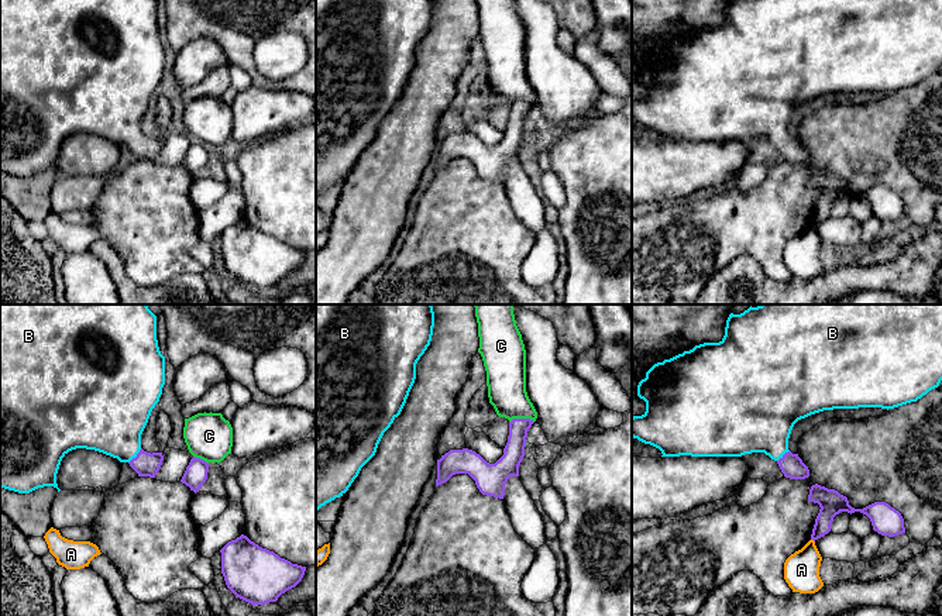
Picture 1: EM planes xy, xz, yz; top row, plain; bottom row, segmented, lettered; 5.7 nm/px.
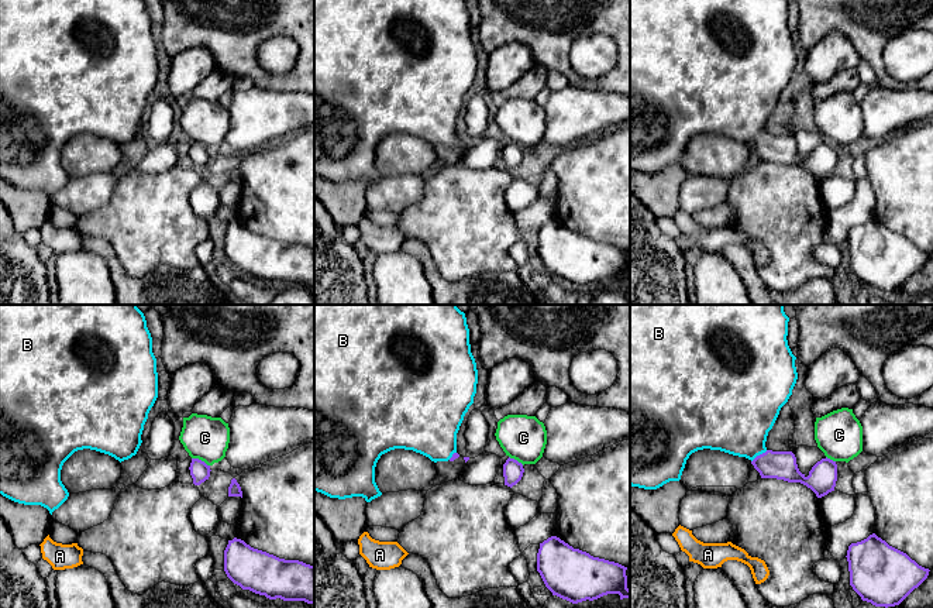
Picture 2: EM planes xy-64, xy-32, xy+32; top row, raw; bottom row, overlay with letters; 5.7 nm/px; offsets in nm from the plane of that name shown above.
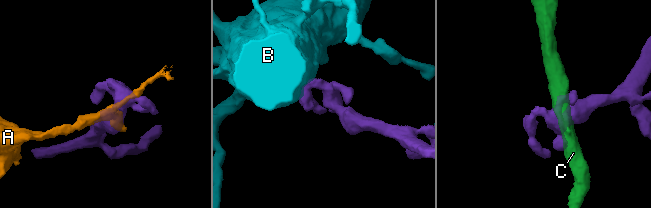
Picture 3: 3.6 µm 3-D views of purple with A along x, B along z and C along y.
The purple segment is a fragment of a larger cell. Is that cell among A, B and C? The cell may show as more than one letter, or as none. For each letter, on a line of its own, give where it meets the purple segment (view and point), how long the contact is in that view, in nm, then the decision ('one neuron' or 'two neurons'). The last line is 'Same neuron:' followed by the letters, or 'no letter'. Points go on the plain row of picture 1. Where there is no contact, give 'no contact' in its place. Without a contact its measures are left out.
A: yz (812, 223) | 30 nm | two neurons
B: xy (137, 140) | 120 nm | one neuron
C: xz (521, 103) | 140 nm | two neurons
Same neuron: B

